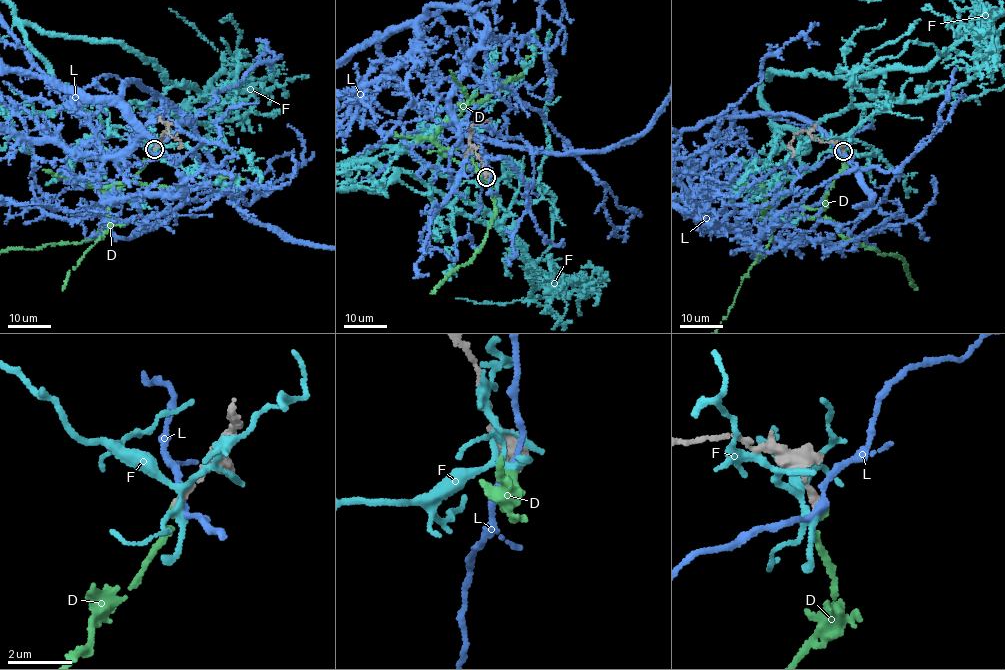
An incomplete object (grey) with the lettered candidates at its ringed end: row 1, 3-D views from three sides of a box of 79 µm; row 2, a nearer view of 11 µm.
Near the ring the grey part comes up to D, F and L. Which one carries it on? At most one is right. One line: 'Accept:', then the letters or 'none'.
Accept: D

